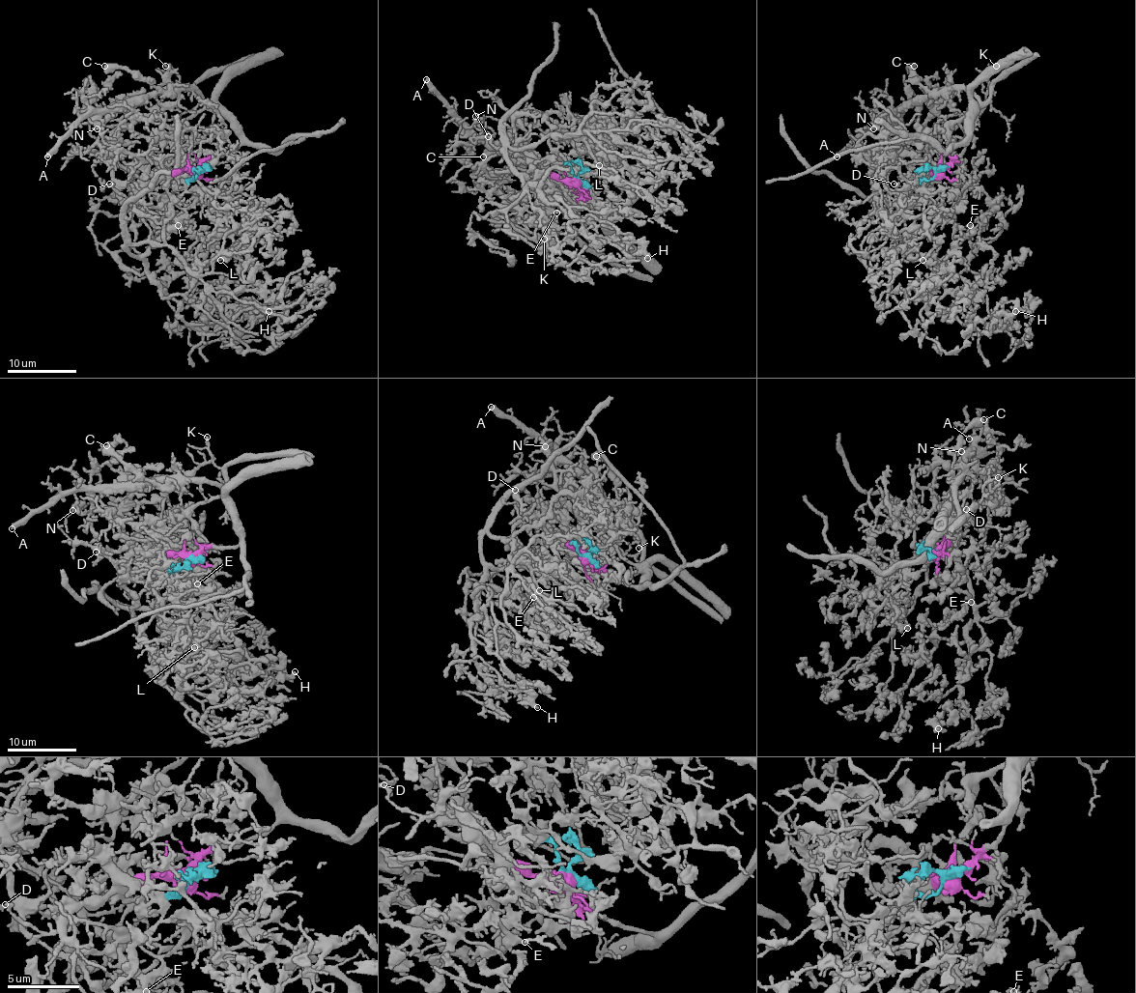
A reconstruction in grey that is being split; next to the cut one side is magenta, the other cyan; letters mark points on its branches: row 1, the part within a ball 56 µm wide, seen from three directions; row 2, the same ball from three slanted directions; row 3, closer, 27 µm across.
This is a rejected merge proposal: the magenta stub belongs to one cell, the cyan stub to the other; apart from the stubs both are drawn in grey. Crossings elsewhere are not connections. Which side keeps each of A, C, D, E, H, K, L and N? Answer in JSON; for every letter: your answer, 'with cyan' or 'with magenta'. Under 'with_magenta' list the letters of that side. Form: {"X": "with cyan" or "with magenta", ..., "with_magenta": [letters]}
{"A": "with magenta", "C": "with magenta", "D": "with magenta", "E": "with cyan", "H": "with cyan", "K": "with magenta", "L": "with cyan", "N": "with magenta", "with_magenta": ["A", "C", "D", "K", "N"]}

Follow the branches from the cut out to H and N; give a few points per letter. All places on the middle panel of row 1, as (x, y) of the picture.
H: (577, 180), (547, 132), (508, 148), (525, 186), (631, 234), (648, 258)
N: (577, 180), (587, 197), (618, 209), (585, 219), (562, 197), (488, 148), (467, 127), (475, 117)

